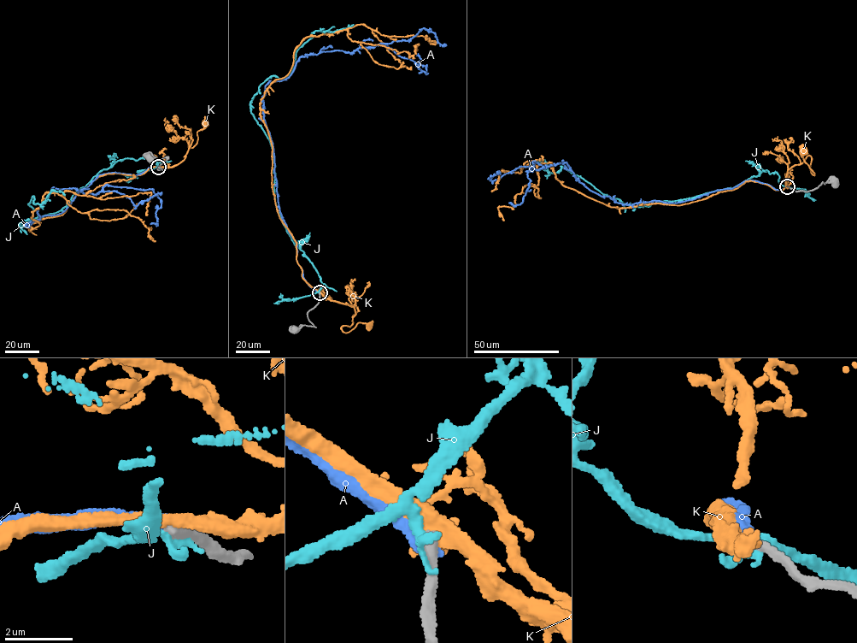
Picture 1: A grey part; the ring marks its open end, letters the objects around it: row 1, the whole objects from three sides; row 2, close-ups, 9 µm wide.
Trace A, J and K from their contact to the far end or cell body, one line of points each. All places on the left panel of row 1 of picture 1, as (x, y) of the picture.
A: (159, 167), (102, 174), (25, 227), (55, 189), (106, 185), (151, 189), (150, 223)
J: (159, 168), (147, 157), (119, 160), (67, 206), (20, 227), (38, 216), (32, 197), (65, 194)
K: (158, 167), (178, 165), (184, 159), (193, 140), (190, 129), (190, 148), (196, 144), (197, 132), (205, 123)

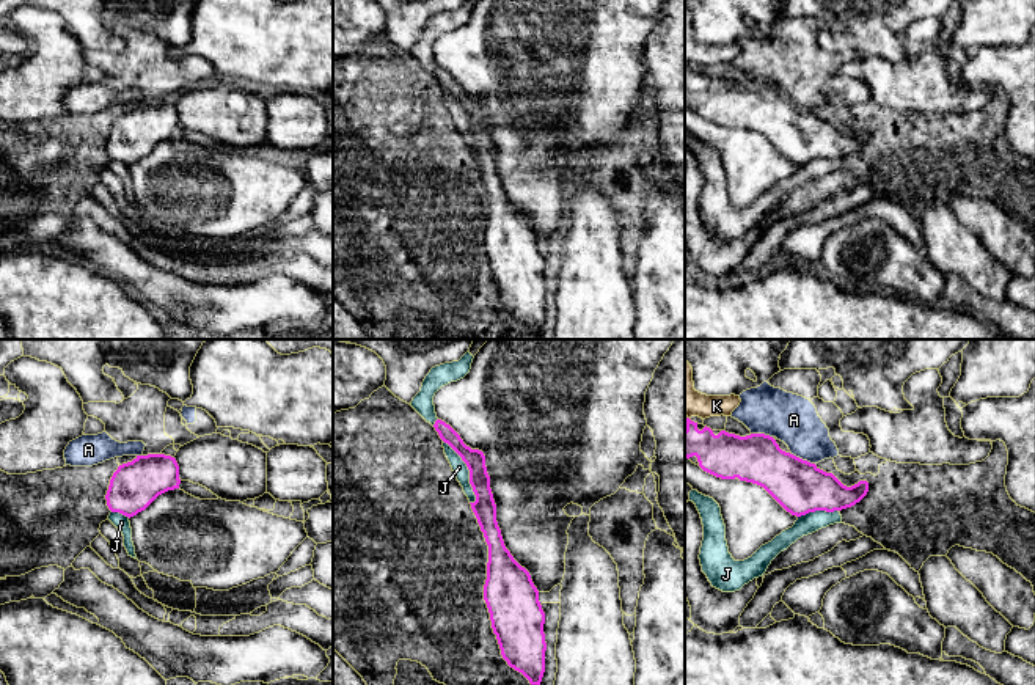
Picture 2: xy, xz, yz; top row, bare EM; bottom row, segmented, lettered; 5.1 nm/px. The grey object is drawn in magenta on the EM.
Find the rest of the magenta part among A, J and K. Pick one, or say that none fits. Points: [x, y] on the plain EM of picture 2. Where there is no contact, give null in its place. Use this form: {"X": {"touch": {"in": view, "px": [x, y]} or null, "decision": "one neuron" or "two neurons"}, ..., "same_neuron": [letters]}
{"A": {"touch": {"in": "yz", "px": [801, 107]}, "decision": "two neurons"}, "J": {"touch": {"in": "xz", "px": [470, 120]}, "decision": "two neurons"}, "K": {"touch": null, "decision": "two neurons"}, "same_neuron": []}

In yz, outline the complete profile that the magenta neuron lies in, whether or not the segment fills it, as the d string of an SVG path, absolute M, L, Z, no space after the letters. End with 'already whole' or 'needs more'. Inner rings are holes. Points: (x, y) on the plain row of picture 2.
M685 64L685 105L716 126L763 135L796 165L851 156L869 140L867 129L847 135L832 121L782 99L770 83L740 85L711 79L688 64Z; needs more

